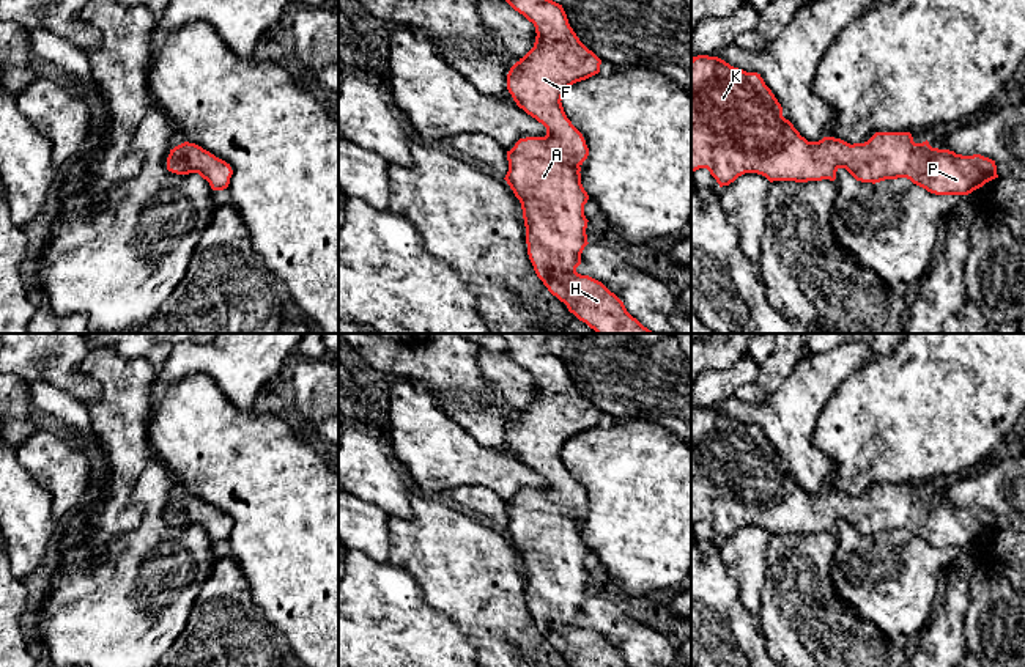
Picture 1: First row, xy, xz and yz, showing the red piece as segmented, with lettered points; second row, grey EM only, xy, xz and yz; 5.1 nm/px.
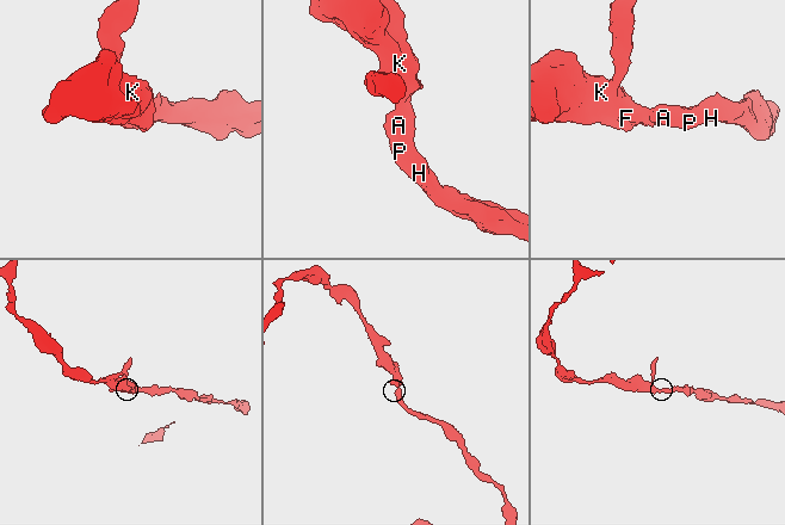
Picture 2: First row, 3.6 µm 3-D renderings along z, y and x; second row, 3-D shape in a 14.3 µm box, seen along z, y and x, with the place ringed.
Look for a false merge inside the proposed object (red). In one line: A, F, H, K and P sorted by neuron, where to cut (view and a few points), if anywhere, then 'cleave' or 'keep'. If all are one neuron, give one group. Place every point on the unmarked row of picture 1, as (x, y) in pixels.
A F H K P | no cut | keep

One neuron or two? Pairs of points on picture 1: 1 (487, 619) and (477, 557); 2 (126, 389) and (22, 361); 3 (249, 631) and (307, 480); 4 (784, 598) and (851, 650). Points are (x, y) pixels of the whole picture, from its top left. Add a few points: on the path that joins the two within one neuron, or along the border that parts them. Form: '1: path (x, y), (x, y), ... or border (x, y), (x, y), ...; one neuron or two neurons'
1: path (487, 603), (477, 582), (477, 573); one neuron
2: border (88, 350), (82, 367), (99, 386), (90, 406); two neurons
3: border (244, 573), (252, 601), (281, 637); two neurons
4: path (800, 614), (835, 645); one neuron

